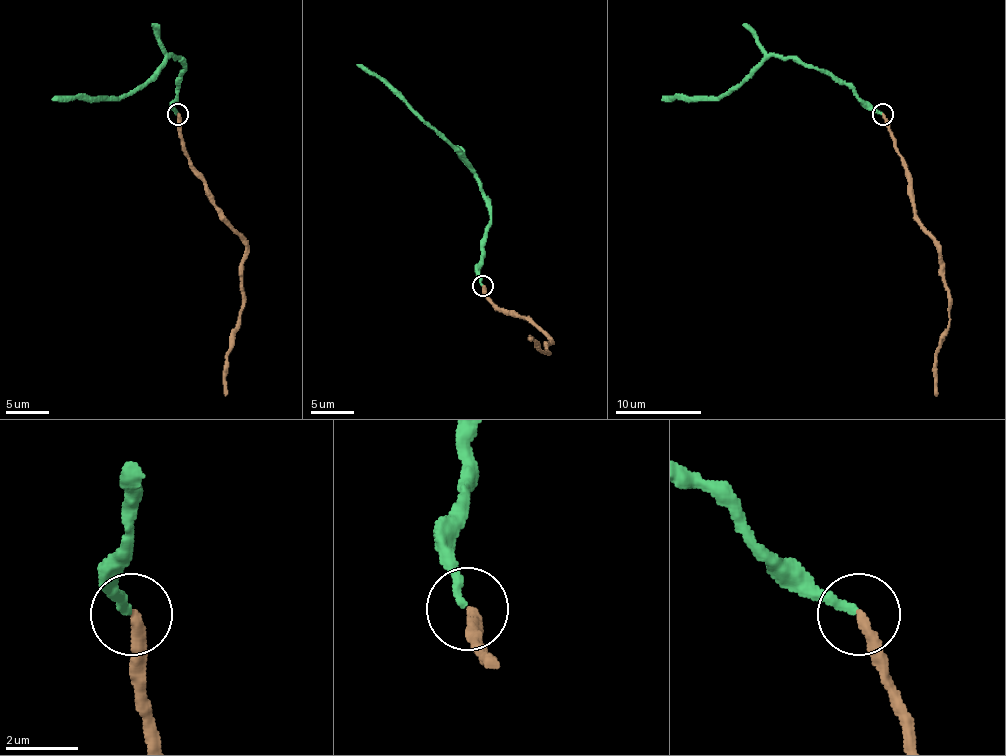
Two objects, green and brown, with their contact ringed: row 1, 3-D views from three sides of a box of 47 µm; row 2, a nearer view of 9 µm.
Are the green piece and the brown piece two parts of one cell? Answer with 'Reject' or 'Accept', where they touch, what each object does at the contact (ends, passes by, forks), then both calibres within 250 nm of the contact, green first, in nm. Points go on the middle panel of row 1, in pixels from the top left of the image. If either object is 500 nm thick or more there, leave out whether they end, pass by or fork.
Accept. Place: (482, 286). At the ring green ends. At the ring brown ends. Thickness 240 nm (green) against 300 nm

